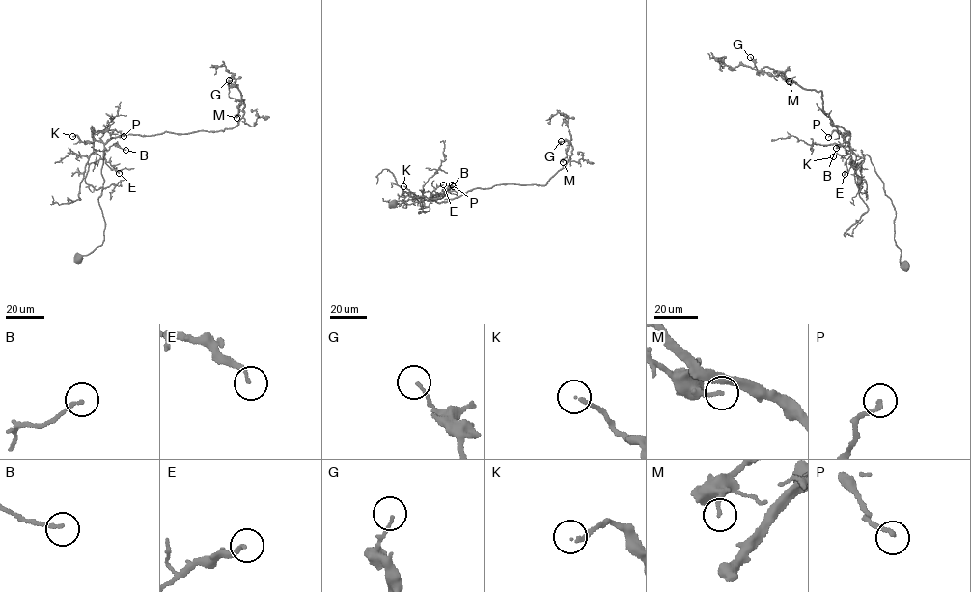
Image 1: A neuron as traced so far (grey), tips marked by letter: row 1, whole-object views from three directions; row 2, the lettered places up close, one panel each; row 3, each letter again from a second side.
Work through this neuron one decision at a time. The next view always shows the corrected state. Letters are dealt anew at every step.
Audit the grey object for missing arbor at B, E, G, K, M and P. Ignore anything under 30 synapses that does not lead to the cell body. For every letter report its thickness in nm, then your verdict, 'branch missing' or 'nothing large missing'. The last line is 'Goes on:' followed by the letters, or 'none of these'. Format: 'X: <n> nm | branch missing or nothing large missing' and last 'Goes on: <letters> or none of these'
B: 140 nm | nothing large missing
E: 140 nm | nothing large missing
G: 120 nm | nothing large missing
K: 140 nm | branch missing
M: 160 nm | nothing large missing
P: 180 nm | nothing large missing
Goes on: K

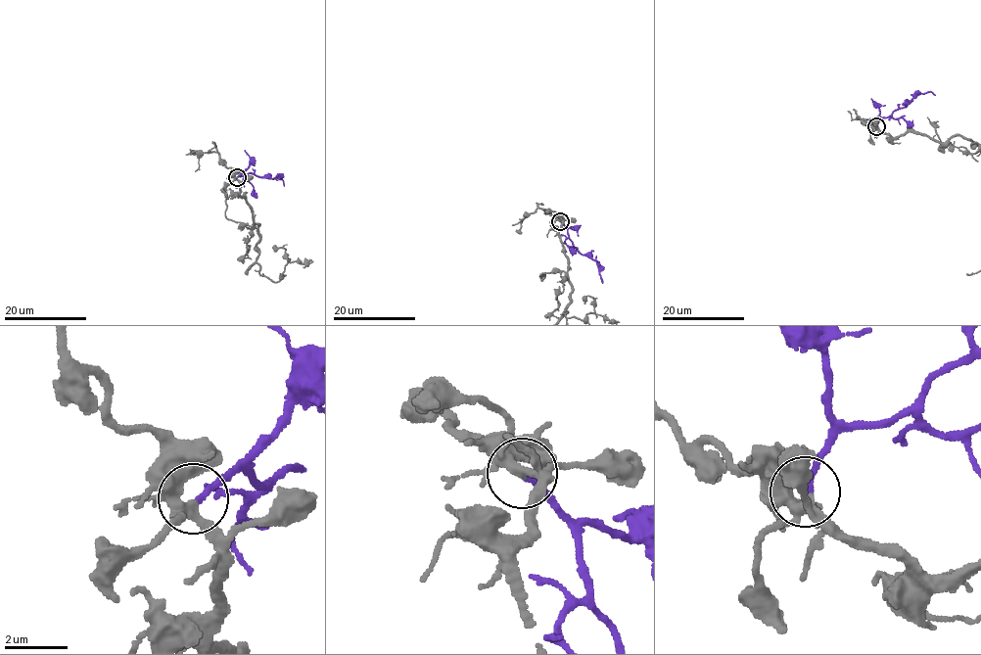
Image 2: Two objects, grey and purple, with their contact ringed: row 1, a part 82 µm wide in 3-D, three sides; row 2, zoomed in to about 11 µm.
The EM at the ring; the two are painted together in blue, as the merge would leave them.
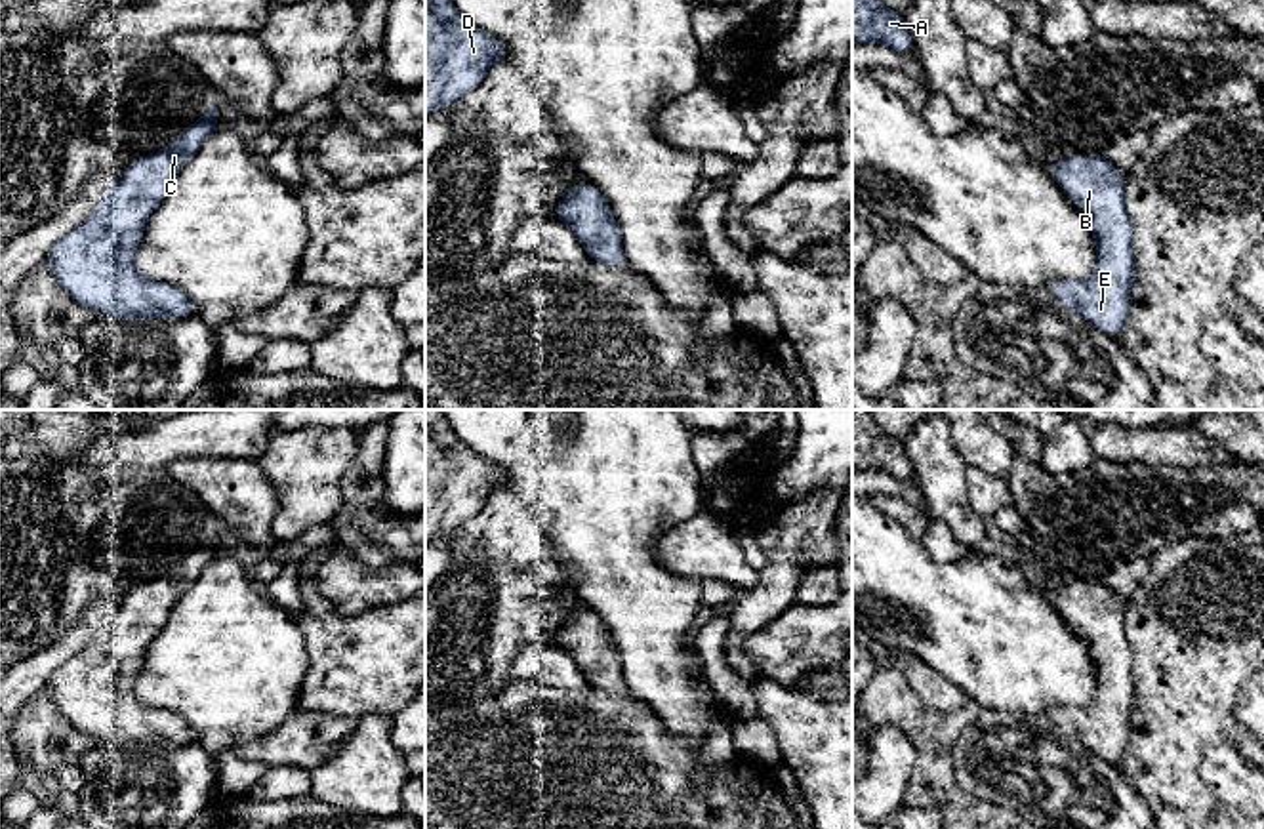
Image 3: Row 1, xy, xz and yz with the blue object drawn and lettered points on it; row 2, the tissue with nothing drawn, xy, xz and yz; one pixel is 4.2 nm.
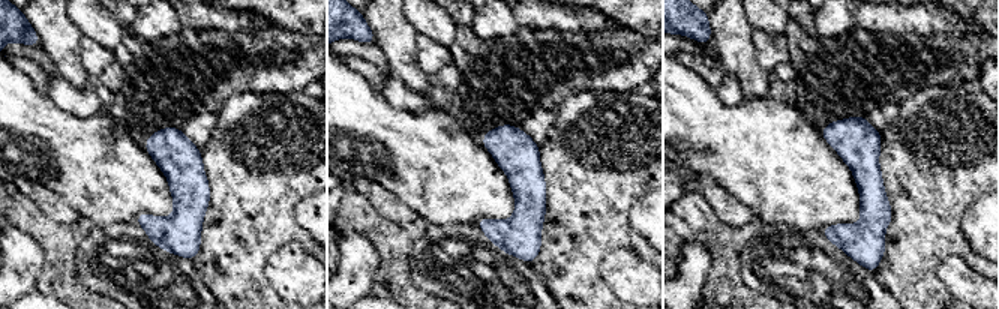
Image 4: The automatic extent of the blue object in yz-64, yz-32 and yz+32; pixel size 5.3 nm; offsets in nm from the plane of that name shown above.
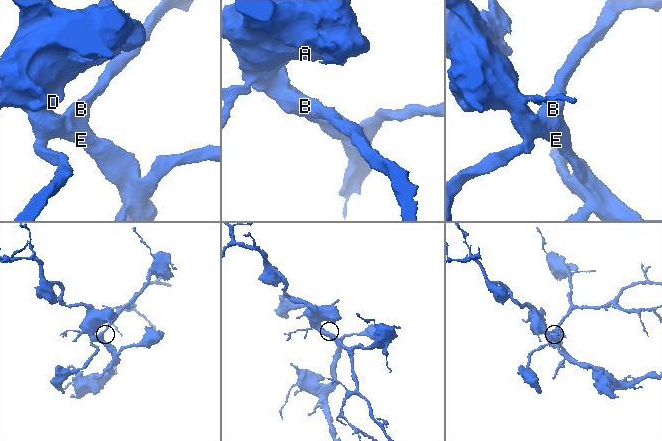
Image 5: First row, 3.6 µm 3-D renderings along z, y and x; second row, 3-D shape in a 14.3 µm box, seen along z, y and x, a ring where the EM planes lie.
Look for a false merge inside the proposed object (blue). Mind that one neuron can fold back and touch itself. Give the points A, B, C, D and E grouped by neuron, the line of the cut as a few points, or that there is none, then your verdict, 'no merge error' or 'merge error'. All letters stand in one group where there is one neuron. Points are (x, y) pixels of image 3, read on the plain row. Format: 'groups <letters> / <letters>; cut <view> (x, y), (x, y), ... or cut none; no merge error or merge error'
groups A B C D E; cut none; no merge error

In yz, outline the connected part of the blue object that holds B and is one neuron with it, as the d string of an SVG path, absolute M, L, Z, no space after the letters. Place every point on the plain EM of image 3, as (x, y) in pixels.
M1075 579L1052 591L1049 600L1085 640L1096 669L1096 696L1087 707L1052 707L1047 715L1064 736L1117 766L1129 747L1129 720L1136 705L1125 635L1127 604L1104 579Z

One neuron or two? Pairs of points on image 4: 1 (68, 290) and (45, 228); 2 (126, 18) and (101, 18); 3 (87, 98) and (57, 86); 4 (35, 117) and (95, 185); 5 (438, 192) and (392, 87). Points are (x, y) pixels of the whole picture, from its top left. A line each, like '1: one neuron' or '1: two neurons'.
1: one neuron
2: two neurons
3: one neuron
4: one neuron
5: two neurons

